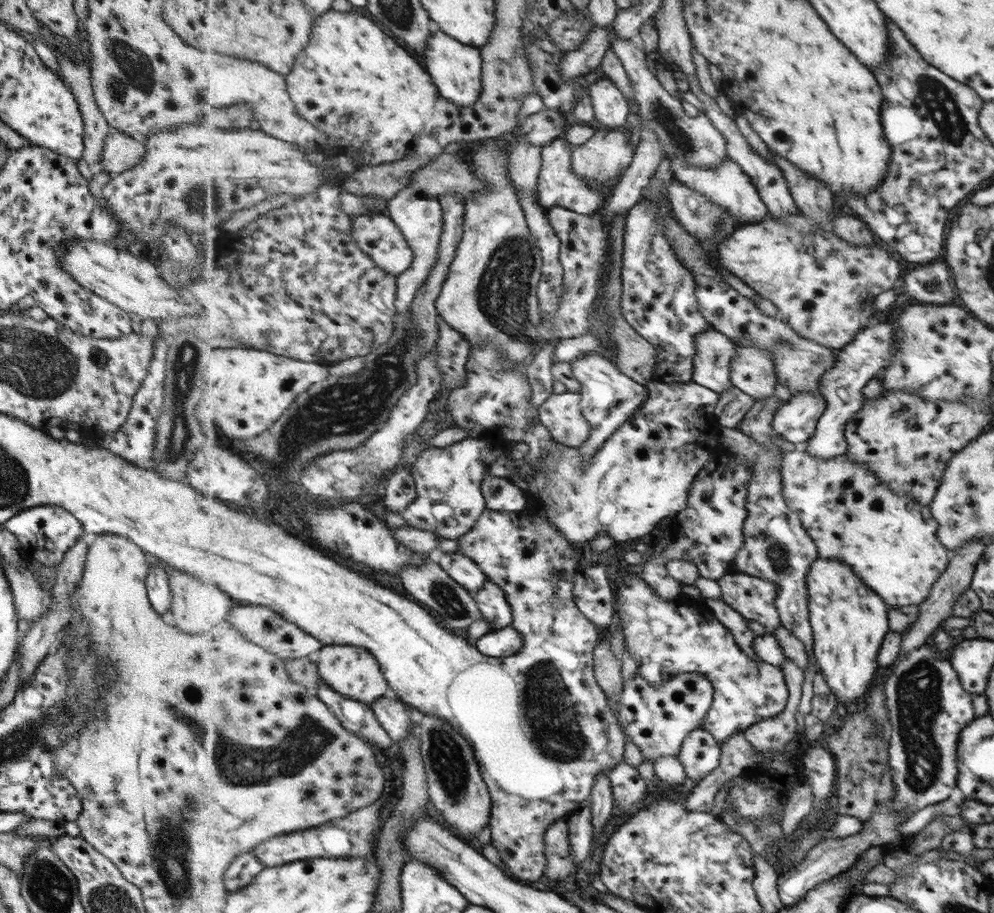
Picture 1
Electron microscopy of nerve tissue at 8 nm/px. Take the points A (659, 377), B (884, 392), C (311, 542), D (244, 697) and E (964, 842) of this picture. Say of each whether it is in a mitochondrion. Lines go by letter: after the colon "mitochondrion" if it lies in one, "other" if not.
A: other
B: other
C: other
D: other
E: other

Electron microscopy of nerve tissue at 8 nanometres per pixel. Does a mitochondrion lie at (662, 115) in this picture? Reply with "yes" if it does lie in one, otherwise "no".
yes

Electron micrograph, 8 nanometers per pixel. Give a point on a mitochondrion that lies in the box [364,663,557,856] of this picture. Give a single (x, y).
(447, 760)

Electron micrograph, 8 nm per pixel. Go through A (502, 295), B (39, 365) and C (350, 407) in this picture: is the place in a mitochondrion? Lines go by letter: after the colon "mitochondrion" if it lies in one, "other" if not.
A: mitochondrion
B: mitochondrion
C: mitochondrion

